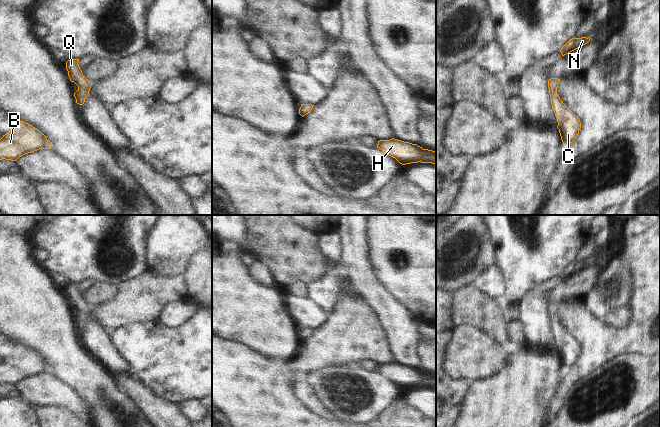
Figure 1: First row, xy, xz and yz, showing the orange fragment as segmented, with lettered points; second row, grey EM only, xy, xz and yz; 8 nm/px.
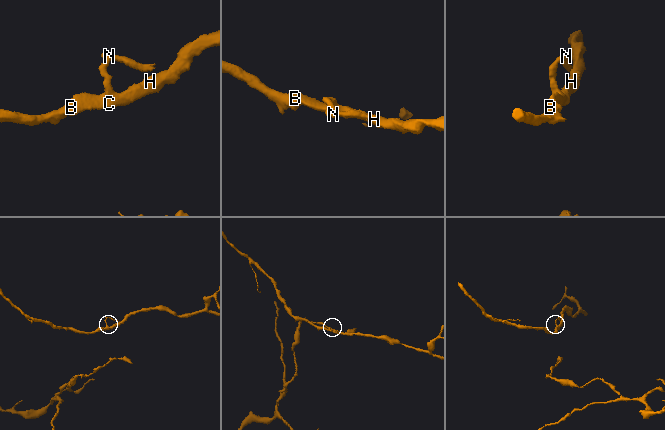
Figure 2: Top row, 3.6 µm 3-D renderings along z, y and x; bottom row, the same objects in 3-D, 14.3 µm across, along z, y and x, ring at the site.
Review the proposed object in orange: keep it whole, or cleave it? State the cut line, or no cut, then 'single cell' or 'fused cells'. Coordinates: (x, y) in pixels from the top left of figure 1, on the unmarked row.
no cut | single cell

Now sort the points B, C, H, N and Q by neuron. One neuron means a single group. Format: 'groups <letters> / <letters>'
groups B C H N Q

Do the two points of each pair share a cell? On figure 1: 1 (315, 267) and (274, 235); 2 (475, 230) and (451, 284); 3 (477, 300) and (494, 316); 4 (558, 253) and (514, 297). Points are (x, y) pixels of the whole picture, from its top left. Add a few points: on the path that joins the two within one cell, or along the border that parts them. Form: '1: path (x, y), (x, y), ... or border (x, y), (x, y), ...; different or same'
1: path (305, 263), (299, 260), (284, 245); same
2: path (468, 243), (466, 248), (451, 263), (451, 271); same
3: path (481, 304), (490, 313); same
4: path (546, 261), (522, 285); same

